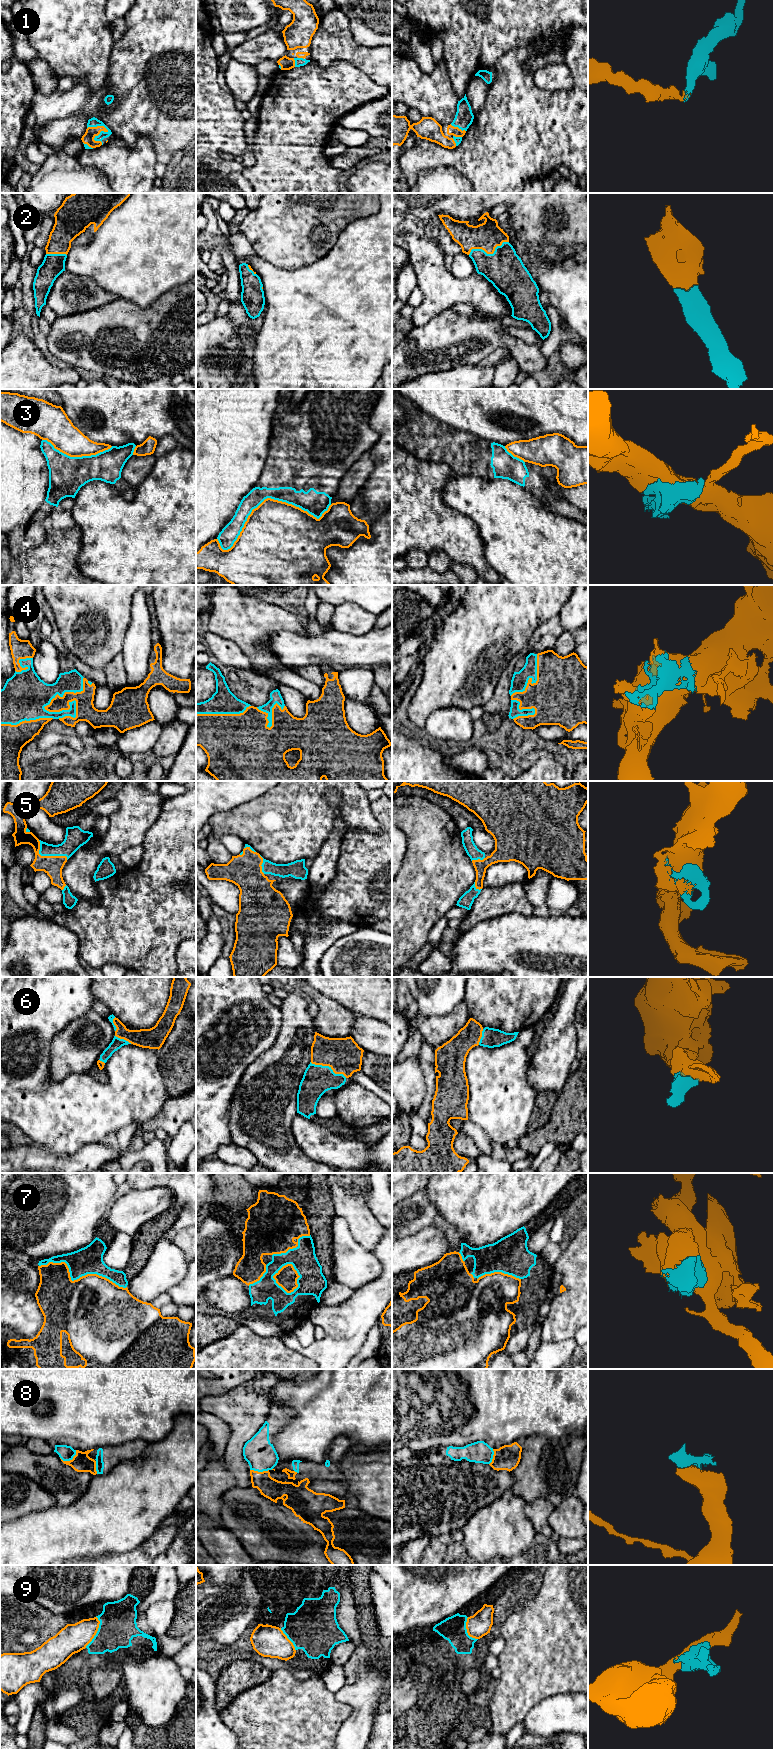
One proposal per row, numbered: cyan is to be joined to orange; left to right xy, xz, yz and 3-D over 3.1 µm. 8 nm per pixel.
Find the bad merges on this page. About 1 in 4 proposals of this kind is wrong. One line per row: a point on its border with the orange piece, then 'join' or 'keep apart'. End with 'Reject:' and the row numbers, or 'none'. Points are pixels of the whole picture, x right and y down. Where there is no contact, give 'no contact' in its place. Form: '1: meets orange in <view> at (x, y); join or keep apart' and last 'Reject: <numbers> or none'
1: meets orange in xy at (105, 131); join
2: meets orange in yz at (488, 253); join
3: meets orange in xz at (265, 499); keep apart
4: meets orange in xy at (67, 692); join
5: meets orange in xy at (47, 856); join
6: meets orange in xz at (328, 1065); join
7: meets orange in xy at (78, 1279); join
8: meets orange in xy at (70, 1460); join
9: meets orange in xy at (96, 1632); keep apart
Reject: 3, 9

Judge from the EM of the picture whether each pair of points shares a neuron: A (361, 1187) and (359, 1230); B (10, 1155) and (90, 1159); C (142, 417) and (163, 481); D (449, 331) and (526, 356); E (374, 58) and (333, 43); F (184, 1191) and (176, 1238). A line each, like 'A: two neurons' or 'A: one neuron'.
A: one neuron
B: one neuron
C: two neurons
D: one neuron
E: one neuron
F: two neurons

